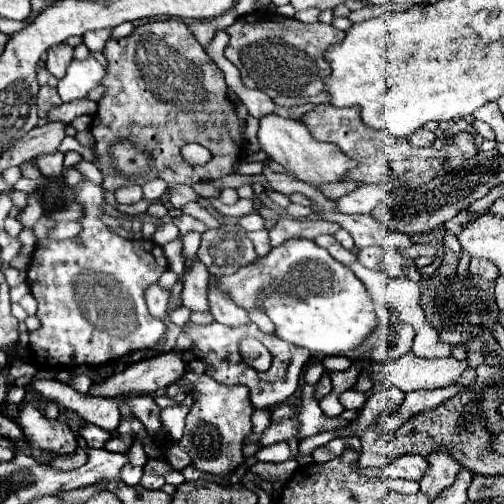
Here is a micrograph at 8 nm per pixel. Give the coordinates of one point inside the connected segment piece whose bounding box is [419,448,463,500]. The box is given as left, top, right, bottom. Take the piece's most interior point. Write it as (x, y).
(443, 468)

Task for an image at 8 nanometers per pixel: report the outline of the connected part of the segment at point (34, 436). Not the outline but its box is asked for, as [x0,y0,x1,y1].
[11,404,77,454]

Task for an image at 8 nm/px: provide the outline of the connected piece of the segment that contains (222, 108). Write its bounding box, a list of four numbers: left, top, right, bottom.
[91,20,245,202]

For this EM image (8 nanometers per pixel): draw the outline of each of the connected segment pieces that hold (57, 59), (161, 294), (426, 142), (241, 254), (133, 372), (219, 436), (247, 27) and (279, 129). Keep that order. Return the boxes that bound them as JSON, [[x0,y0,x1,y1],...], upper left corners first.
[[45,44,75,78],[145,284,169,320],[409,128,435,146],[197,222,257,276],[89,350,185,398],[181,372,251,476],[225,10,345,96],[257,114,357,186]]

